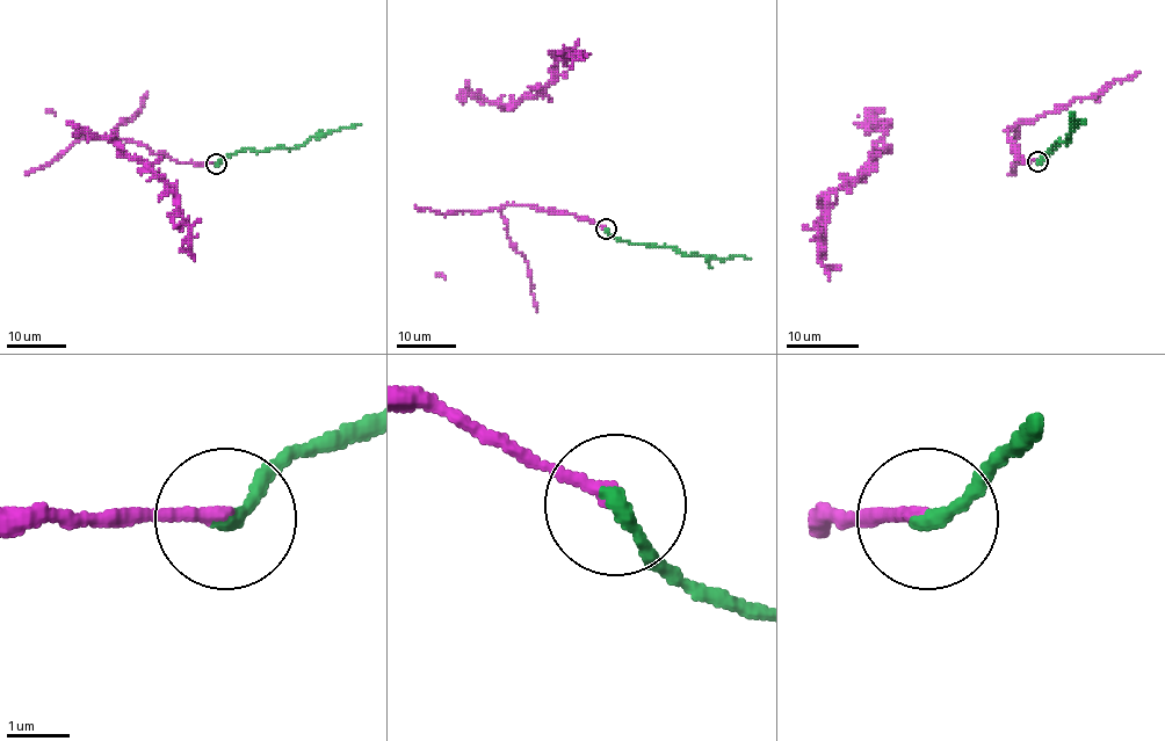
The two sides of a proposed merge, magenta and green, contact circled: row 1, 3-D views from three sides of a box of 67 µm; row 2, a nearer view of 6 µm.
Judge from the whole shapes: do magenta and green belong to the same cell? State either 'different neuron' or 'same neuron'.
different neuron

